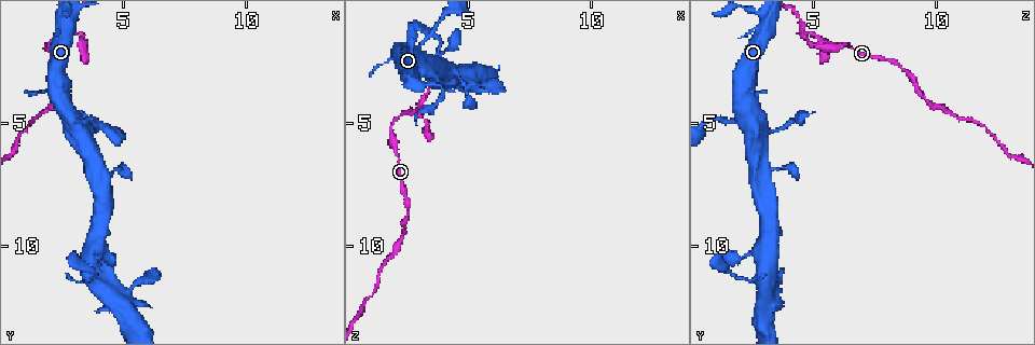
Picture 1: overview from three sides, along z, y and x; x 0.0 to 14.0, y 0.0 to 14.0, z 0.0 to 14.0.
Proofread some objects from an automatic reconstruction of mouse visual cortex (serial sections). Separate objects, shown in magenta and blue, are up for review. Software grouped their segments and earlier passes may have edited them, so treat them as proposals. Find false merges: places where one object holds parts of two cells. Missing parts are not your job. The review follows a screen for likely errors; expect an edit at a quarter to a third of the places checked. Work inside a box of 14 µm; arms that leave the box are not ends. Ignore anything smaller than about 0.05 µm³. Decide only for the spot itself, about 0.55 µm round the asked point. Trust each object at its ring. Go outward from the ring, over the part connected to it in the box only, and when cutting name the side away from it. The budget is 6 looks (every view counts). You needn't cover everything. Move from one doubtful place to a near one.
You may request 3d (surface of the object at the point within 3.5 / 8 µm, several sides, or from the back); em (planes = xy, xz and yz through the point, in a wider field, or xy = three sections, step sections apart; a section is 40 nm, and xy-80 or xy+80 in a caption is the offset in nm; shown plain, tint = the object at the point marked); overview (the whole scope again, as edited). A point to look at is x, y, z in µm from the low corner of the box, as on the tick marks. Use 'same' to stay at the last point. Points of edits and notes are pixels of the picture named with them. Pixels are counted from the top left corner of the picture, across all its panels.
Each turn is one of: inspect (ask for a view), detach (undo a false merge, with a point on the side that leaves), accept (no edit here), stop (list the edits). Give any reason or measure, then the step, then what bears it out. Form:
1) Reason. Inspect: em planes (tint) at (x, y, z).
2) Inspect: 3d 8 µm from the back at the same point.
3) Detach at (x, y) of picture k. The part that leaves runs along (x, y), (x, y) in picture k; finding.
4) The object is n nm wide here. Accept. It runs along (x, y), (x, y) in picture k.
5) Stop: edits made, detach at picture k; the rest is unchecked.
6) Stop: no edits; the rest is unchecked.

Three-way junction. Inspect: 3d 8 µm at (2.7, 1.3, 4.6).

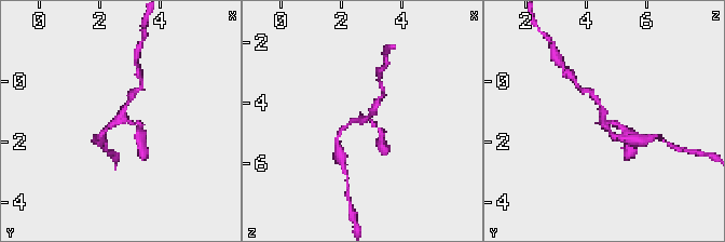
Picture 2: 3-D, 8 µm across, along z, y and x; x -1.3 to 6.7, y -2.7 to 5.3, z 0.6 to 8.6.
3 arms meet here; the arms are 150, 200, 200 nm wide. Inspect: em xy step 5 (tint) at (2.7, 1.2, 4.6).

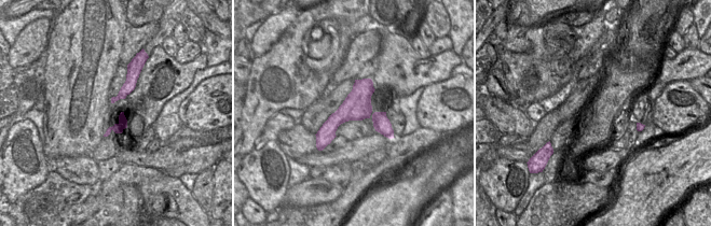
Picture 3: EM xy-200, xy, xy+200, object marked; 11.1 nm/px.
The object is 320 nm wide here. Accept. It runs along (97, 135), (119, 118), (139, 125) in picture 2; all the same cell.

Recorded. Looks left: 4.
Inspect: 3d 3.5 µm at (2.9, 4.9, 2.1).

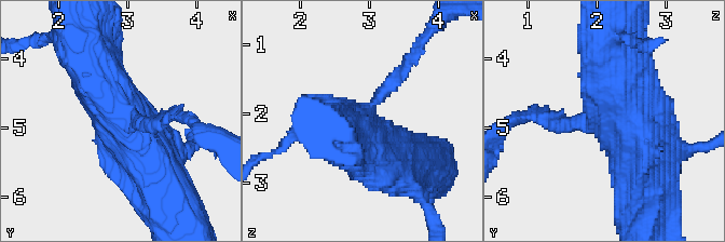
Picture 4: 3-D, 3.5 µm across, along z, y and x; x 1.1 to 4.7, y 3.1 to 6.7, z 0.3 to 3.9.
Inspect: em xy step 5 (tint) at (2.95, 4.85, 2.10).

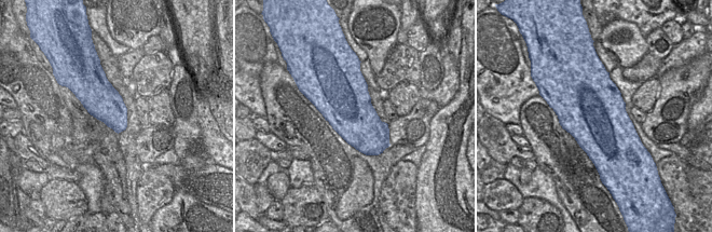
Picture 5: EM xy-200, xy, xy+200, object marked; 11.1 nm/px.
Inspect: em planes (tint) at the same point.

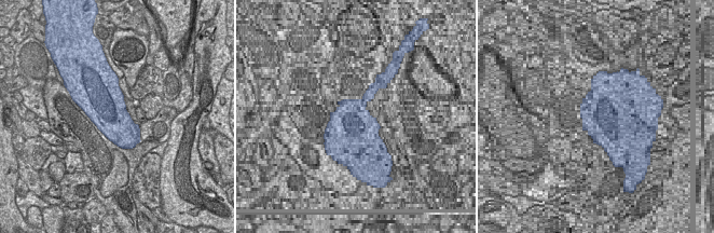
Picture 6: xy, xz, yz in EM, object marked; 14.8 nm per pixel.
Accept. Continuous, no second cell.

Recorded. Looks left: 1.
Stop: no edits; the rest is unchecked.

